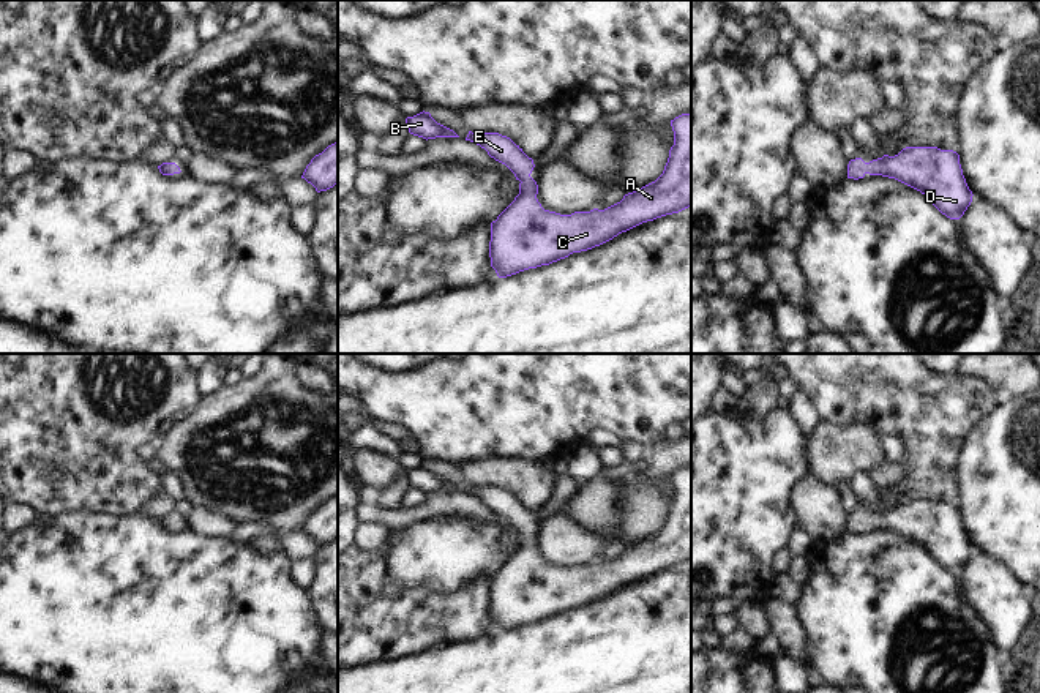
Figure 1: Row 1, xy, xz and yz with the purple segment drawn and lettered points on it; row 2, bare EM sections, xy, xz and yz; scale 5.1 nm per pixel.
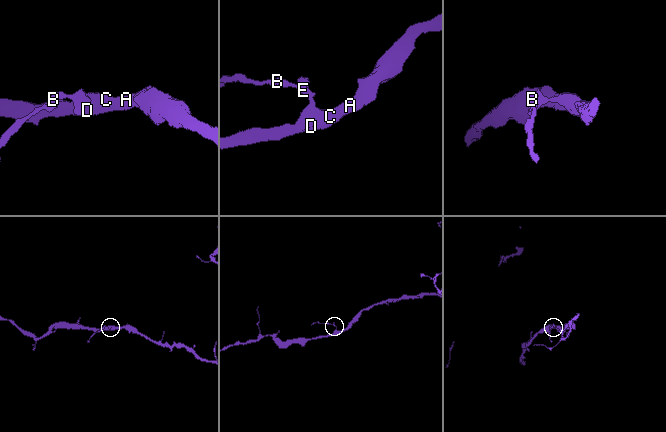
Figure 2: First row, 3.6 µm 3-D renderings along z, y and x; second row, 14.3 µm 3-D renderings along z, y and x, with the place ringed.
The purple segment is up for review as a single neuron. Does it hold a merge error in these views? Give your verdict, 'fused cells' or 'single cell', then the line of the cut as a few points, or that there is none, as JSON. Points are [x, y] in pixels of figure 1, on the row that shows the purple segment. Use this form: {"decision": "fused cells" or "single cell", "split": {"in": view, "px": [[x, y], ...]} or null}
{"decision": "single cell", "split": null}

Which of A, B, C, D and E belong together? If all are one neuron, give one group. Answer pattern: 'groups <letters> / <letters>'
groups A B C D E

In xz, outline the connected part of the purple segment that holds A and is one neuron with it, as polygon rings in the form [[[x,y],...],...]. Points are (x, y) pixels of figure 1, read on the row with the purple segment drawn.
[[[691,112],[671,120],[674,145],[663,174],[604,210],[560,215],[544,210],[530,177],[535,164],[519,145],[499,133],[472,133],[470,140],[505,164],[519,180],[519,194],[491,223],[489,257],[499,278],[549,265],[573,253],[600,246],[642,223],[691,205]]]

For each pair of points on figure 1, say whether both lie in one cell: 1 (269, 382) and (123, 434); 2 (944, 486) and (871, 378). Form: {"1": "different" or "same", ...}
{"1": "different", "2": "same"}

